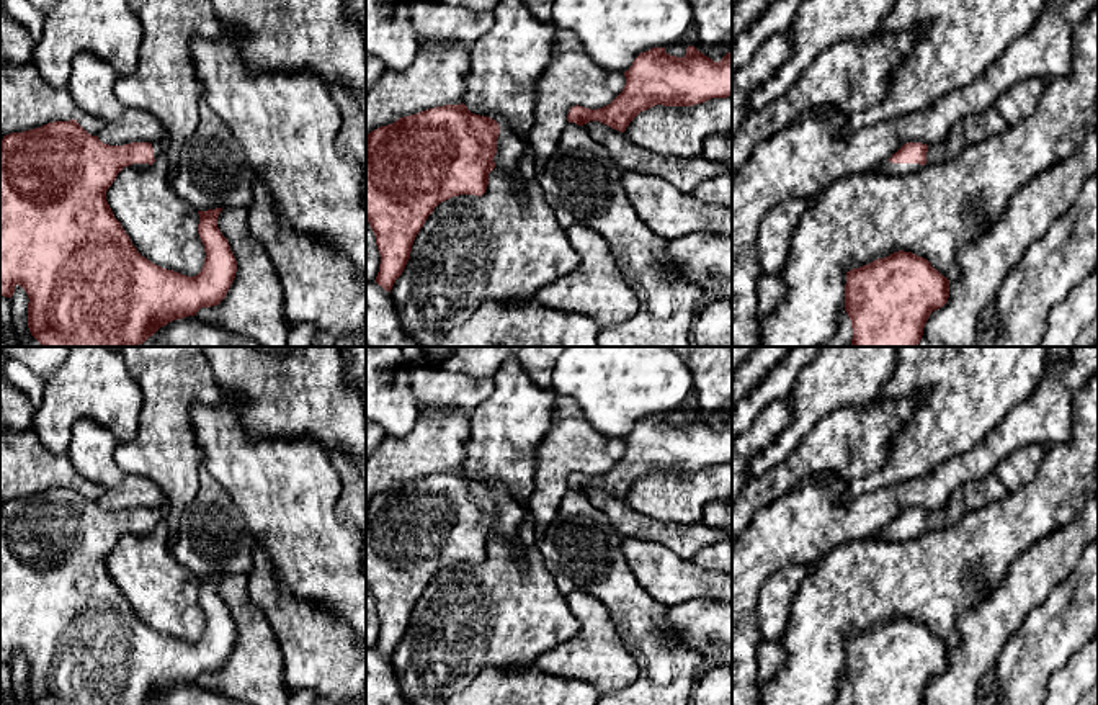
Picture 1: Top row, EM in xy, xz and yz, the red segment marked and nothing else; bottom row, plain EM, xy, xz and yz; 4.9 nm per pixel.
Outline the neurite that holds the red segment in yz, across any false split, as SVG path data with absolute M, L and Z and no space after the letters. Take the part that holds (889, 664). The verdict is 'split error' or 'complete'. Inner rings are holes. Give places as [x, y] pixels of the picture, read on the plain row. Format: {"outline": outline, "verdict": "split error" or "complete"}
{"outline": "M894 618L846 638L845 677L853 705L922 705L930 680L948 669L949 646L912 618Z", "verdict": "complete"}

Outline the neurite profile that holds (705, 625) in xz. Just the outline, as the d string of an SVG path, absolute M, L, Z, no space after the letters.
M696 599L668 607L663 626L688 648L699 651L711 667L732 669L732 602Z

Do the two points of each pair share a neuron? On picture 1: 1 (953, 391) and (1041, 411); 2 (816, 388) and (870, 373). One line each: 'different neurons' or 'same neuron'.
1: different neurons
2: same neuron

